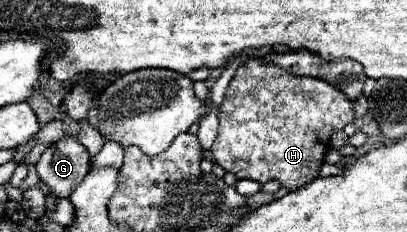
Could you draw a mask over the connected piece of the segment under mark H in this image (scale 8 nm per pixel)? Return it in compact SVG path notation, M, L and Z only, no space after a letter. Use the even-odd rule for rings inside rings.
M252 58L236 70L234 78L228 84L226 96L218 110L218 136L210 152L216 164L220 164L228 172L234 172L238 178L258 180L260 184L266 184L268 180L278 180L282 186L296 190L316 178L318 168L324 162L324 154L328 152L332 130L342 130L352 120L352 102L328 82L322 82L320 78L296 76L286 72L284 68L278 68L276 64L264 62L262 58Z

